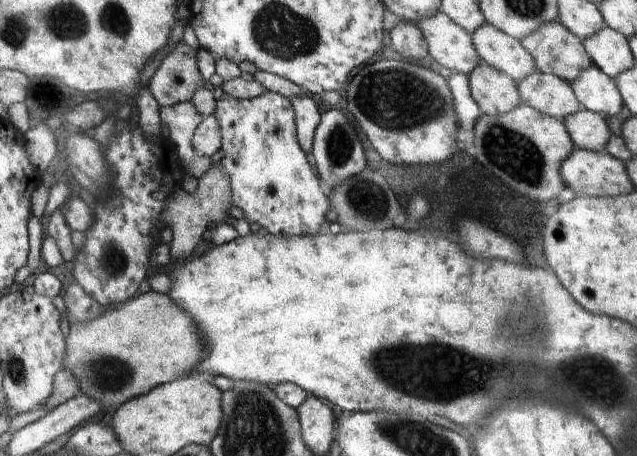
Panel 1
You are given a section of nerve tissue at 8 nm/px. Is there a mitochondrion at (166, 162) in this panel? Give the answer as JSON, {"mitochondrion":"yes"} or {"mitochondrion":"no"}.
{"mitochondrion":"no"}

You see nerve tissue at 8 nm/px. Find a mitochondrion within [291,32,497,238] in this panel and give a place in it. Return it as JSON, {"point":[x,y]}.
{"point":[396,99]}

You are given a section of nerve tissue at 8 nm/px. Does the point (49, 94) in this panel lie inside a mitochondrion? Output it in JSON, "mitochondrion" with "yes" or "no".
{"mitochondrion":"no"}

